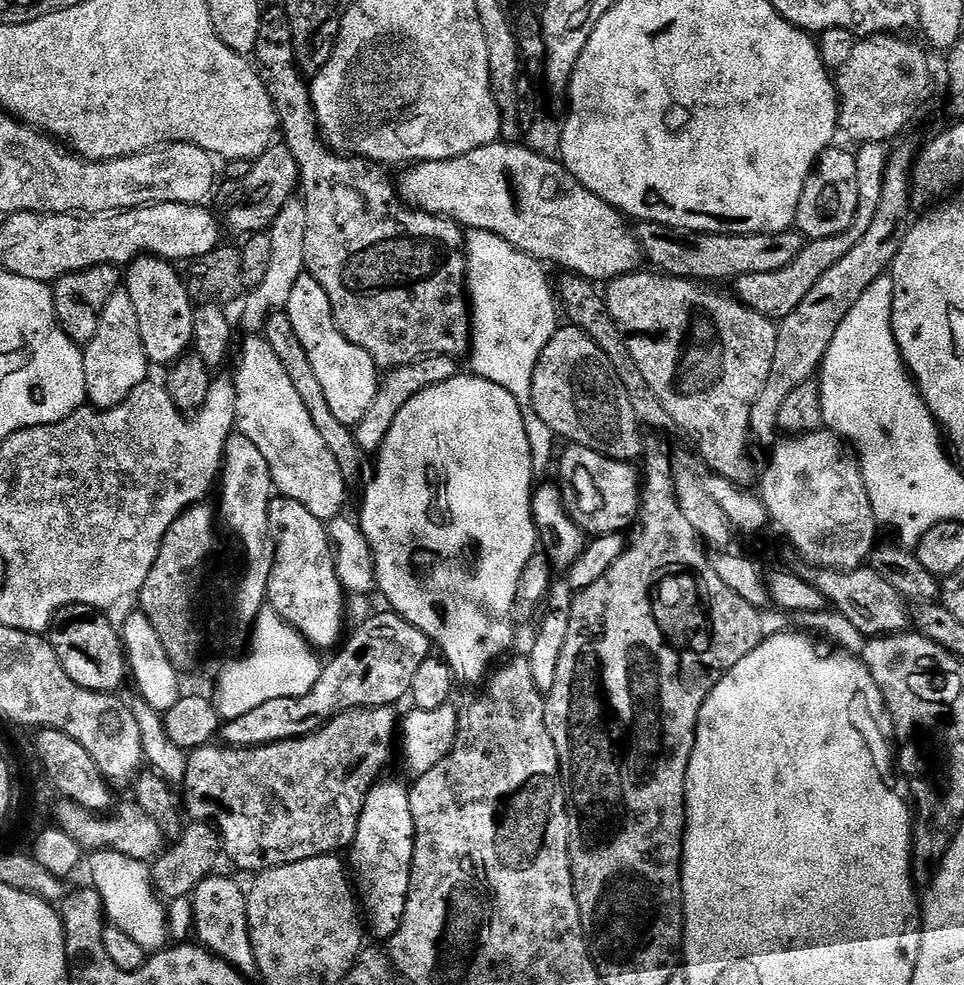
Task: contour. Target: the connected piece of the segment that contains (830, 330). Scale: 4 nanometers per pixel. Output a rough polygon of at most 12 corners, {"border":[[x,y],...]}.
{"border":[[891,151],[865,237],[779,321],[750,414],[777,435],[786,394],[817,375],[842,318],[900,248],[915,151]]}

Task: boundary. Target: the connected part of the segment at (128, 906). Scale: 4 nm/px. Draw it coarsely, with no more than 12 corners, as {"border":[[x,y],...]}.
{"border":[[92,852],[90,884],[111,927],[145,953],[169,943],[151,867]]}

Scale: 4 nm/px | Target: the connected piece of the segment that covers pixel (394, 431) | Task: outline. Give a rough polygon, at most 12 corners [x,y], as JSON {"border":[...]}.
{"border":[[522,406],[398,410],[358,523],[379,595],[479,685],[537,551]]}

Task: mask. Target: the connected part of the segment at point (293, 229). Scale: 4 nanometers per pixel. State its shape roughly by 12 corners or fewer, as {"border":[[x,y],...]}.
{"border":[[293,198],[270,229],[266,278],[243,299],[256,334],[305,275],[306,206]]}

